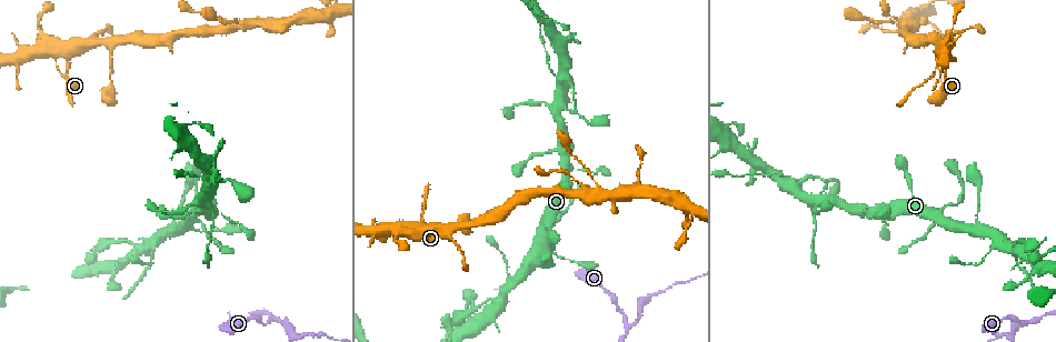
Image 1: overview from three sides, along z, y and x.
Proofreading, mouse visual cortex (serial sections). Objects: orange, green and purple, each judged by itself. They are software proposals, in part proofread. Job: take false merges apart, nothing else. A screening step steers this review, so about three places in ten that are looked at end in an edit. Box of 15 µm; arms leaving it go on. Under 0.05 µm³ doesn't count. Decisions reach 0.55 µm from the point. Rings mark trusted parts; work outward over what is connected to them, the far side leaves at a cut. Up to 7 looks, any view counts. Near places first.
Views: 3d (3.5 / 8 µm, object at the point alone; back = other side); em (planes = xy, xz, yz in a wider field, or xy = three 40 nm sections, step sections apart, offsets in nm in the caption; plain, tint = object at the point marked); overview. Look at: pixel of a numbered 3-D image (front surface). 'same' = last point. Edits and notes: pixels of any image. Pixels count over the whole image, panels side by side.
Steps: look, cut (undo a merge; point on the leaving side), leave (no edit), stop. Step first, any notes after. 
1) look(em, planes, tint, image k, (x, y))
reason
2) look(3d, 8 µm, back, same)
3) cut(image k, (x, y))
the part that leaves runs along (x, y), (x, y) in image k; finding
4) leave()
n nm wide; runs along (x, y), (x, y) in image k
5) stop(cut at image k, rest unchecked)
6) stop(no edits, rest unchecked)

look(3d, 3.5 µm, image 1, (1039, 317))
side arm on a straight run

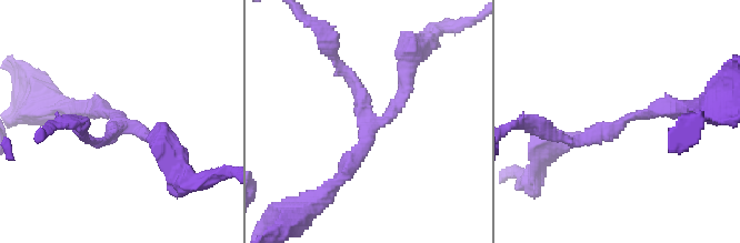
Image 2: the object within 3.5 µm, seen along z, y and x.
look(em, xy, step 2, tint, image 2, (610, 127))
3 arms; arms of 100, 150, 200 nm; need the tissue

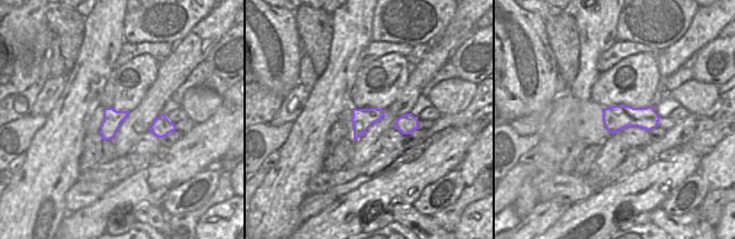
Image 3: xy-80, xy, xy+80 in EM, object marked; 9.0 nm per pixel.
leave()
runs along (332, 58), (373, 120), (390, 114), (407, 74) in image 2; continuous, no second cell

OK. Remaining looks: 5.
look(3d, 3.5 µm, image 1, (940, 213))
small branch off a trunk

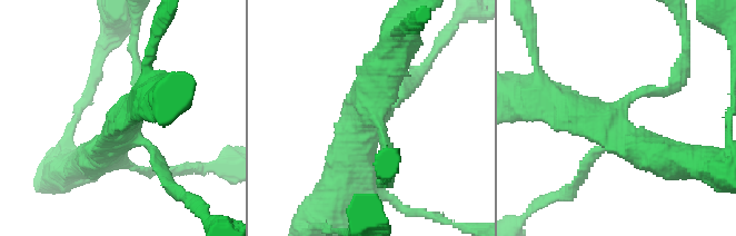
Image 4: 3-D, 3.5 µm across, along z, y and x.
look(em, xy, step 1, tint, image 4, (374, 115))
need the tissue

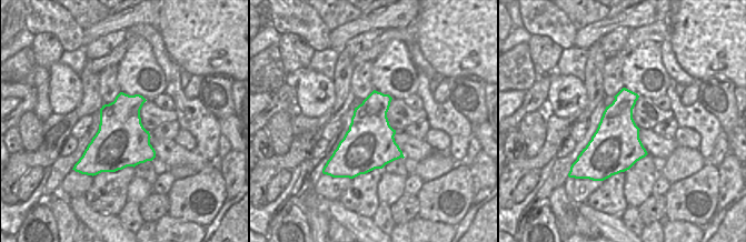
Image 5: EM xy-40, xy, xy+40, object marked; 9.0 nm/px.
leave()
arms of 150, 150, 400, 450 nm; runs along (396, 41), (373, 98), (386, 175) in image 4; all the same cell

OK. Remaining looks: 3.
look(3d, 3.5 µm, image 1, (984, 257))
thick turns thin

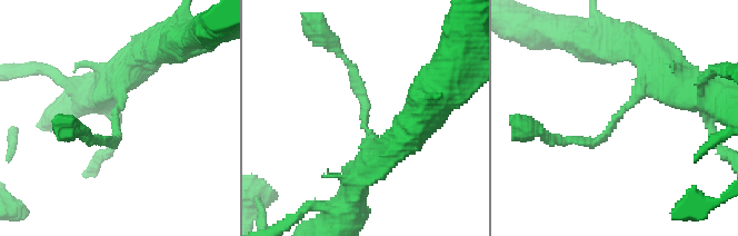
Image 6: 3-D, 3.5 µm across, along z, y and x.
leave()
runs along (652, 61), (598, 140), (561, 140) in image 6; one cell here

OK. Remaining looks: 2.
stop(no edits, rest unchecked)

